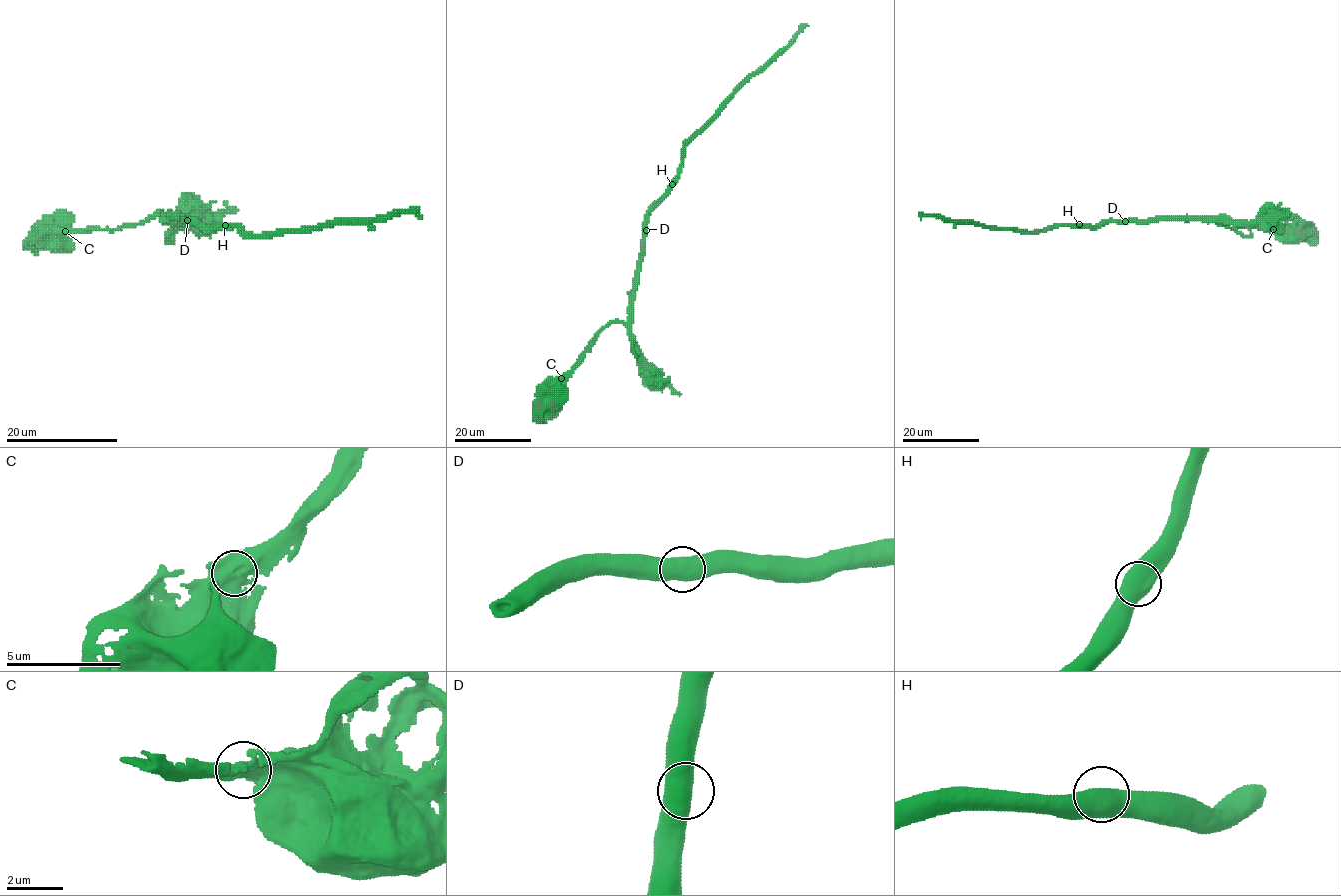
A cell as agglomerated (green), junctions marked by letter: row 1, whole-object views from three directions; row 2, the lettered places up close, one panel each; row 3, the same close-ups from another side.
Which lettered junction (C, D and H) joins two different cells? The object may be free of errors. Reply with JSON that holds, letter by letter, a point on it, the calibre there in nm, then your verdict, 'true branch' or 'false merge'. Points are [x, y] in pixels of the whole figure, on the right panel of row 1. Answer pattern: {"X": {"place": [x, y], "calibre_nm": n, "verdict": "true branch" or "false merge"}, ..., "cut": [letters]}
{"C": {"place": [1273, 229], "calibre_nm": 480, "verdict": "true branch"}, "D": {"place": [1125, 221], "calibre_nm": 550, "verdict": "true branch"}, "H": {"place": [1079, 224], "calibre_nm": 550, "verdict": "true branch"}, "cut": []}

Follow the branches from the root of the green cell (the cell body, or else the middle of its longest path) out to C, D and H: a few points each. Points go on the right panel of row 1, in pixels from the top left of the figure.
C: (1291, 236), (1290, 241), (1286, 241), (1273, 229)
D: (1291, 236), (1290, 241), (1286, 241), (1275, 229), (1220, 225), (1217, 219), (1223, 216), (1125, 221)
H: (1291, 236), (1286, 241), (1275, 229), (1220, 225), (1217, 219), (1223, 216), (1079, 224)

